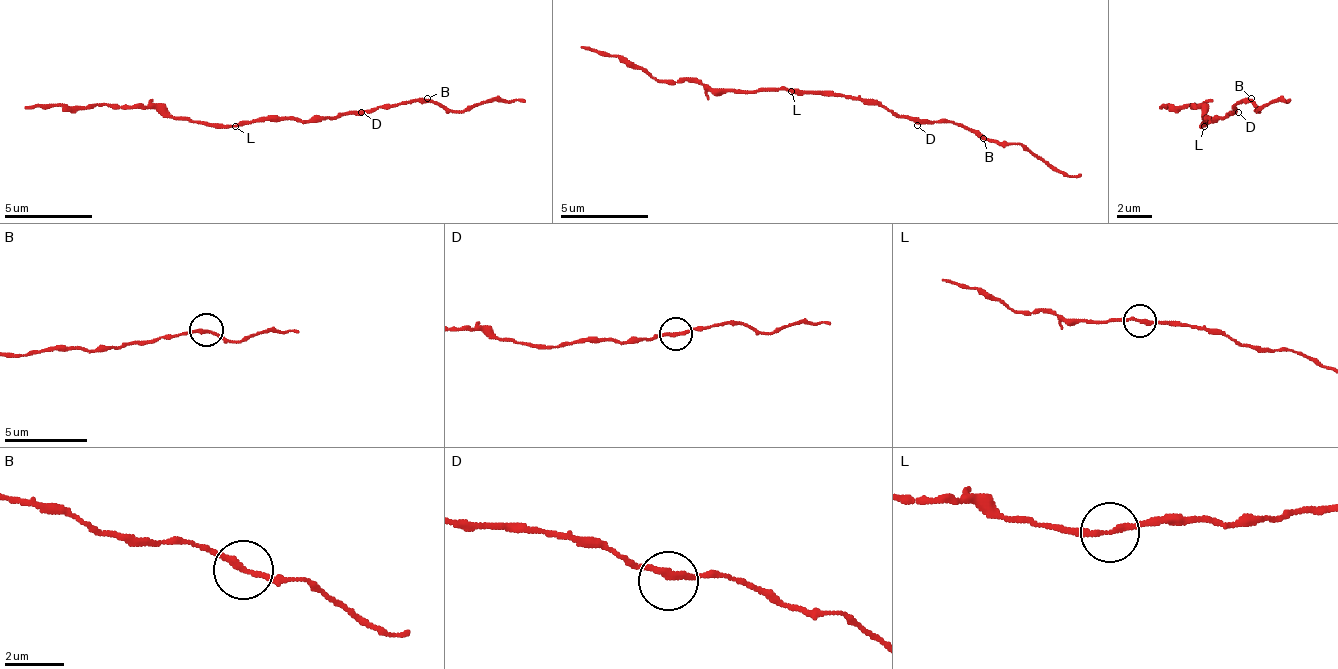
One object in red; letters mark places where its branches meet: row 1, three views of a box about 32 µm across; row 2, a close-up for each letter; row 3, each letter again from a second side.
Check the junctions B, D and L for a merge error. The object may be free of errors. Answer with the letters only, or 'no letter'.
L

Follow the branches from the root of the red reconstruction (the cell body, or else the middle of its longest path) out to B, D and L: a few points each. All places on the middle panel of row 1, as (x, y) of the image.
B: (838, 94), (878, 98), (900, 116), (917, 116), (921, 120), (952, 120), (974, 129), (983, 138)
D: (838, 94), (878, 98), (891, 112), (908, 116), (917, 125)
L: (838, 94), (794, 94), (790, 90)

